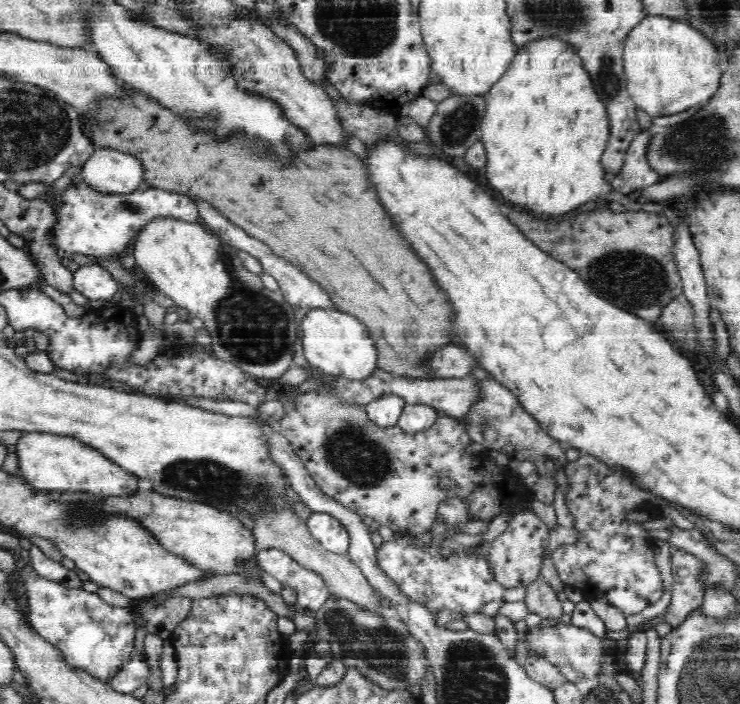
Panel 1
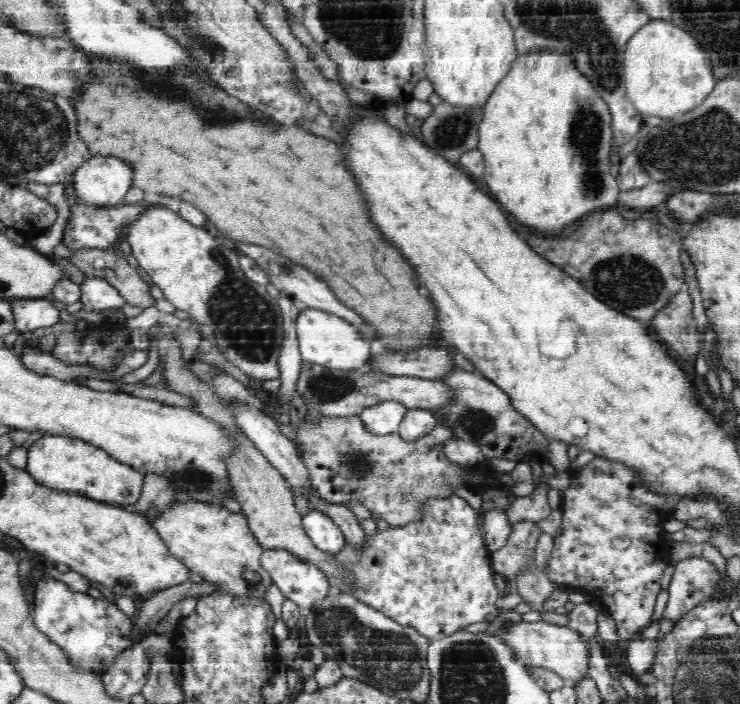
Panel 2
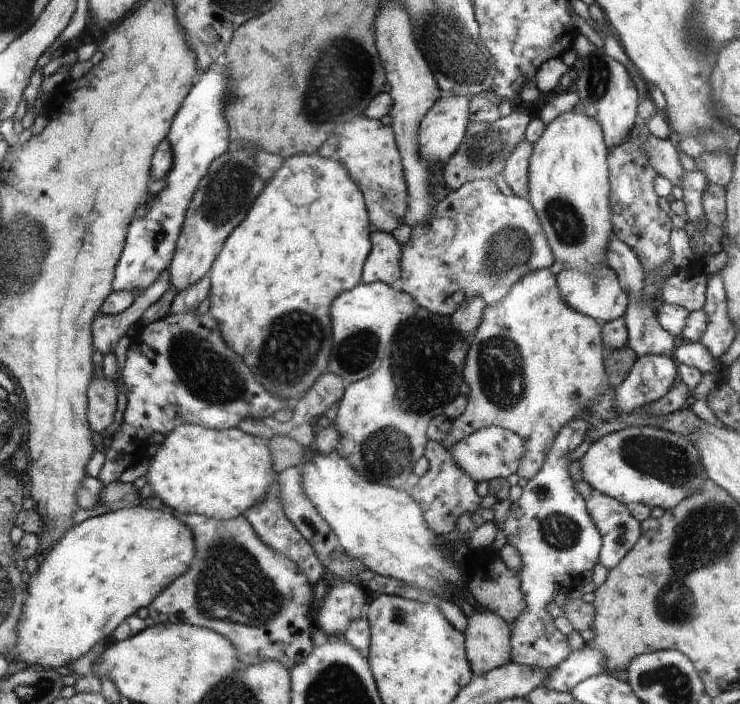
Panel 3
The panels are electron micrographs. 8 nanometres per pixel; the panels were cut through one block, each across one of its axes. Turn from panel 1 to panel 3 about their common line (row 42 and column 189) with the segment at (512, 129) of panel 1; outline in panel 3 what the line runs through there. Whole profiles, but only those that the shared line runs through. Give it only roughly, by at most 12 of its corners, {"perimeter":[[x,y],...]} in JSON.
{"perimeter":[[141,504],[74,526],[31,576],[21,660],[78,663],[195,558]]}

